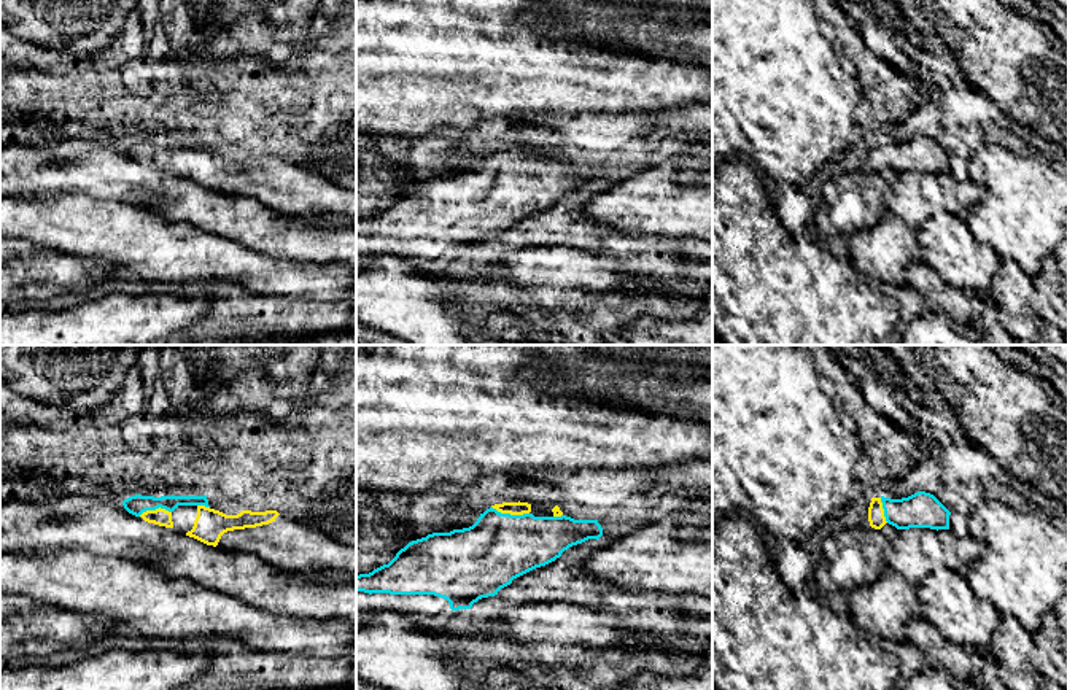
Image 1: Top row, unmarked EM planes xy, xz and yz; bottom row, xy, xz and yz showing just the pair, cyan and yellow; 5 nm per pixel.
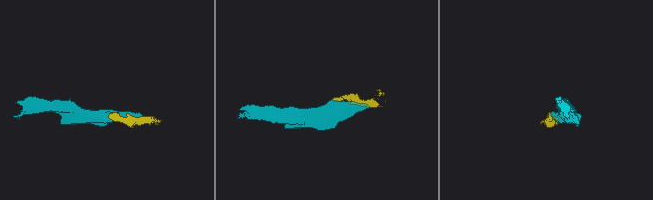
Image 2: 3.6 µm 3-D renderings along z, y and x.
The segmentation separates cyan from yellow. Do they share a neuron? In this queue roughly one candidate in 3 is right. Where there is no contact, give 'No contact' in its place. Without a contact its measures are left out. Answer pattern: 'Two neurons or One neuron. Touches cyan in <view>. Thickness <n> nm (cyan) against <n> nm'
One neuron. Touches cyan in xz. Thickness 360 nm (cyan) against 70 nm

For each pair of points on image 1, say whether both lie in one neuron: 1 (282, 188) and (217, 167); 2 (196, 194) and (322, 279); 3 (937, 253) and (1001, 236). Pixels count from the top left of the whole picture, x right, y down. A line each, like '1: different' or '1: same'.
1: same
2: different
3: different

